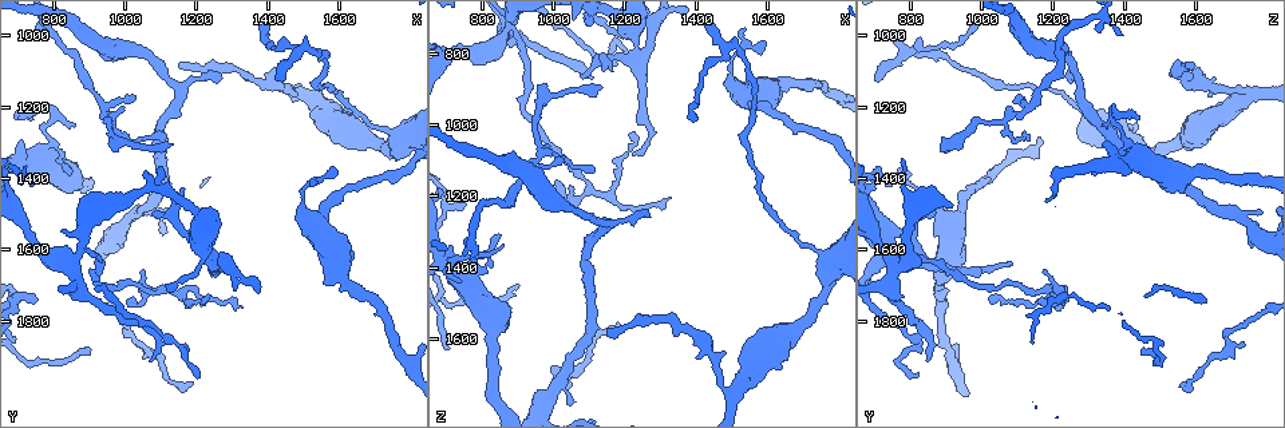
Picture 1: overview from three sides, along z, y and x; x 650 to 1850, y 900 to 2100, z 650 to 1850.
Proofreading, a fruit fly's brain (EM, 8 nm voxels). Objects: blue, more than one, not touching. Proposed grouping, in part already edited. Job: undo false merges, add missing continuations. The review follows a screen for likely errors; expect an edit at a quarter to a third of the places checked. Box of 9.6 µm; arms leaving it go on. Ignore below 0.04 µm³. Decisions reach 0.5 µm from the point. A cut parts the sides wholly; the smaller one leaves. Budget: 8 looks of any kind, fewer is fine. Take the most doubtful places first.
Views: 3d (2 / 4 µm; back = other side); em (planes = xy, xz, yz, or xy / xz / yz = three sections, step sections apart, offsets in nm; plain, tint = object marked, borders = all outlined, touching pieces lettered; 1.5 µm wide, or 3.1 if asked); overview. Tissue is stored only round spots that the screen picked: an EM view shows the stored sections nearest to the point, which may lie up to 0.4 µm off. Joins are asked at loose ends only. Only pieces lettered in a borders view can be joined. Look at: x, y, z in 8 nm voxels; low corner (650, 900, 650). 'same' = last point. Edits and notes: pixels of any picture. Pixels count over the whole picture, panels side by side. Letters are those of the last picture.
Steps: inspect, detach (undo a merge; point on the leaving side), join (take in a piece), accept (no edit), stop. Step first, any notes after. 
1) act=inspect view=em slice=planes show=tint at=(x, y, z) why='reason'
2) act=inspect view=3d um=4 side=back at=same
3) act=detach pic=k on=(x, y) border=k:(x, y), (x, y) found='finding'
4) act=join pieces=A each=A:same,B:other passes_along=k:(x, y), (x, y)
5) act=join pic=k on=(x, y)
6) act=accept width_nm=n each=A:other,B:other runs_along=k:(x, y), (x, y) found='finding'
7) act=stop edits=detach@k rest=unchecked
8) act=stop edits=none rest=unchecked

act=inspect view=3d um=4 at=(1120, 1290, 900) why='an open end'

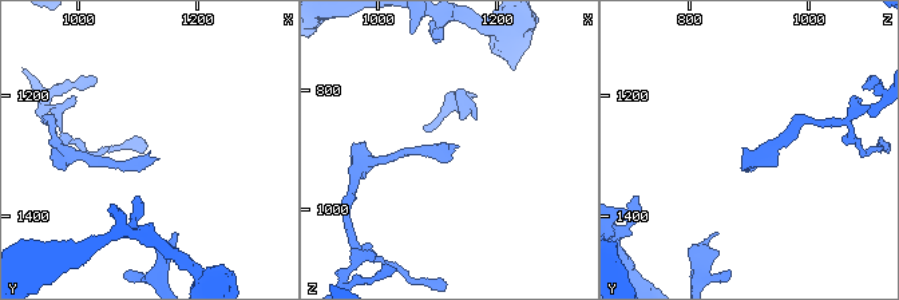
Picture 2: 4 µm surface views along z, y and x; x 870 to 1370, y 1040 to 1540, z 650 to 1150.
act=inspect view=em slice=planes show=borders at=(1125, 1295, 895)

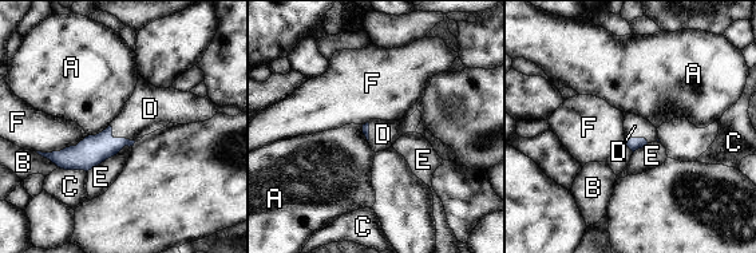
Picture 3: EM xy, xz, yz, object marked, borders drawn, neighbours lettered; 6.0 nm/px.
act=join pieces=D each=A:other,B:other,C:other,D:same,E:other,F:other passes_along=3:(92, 150), (118, 138), (147, 110) found='the neuron continues'

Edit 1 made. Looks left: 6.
act=inspect view=overview

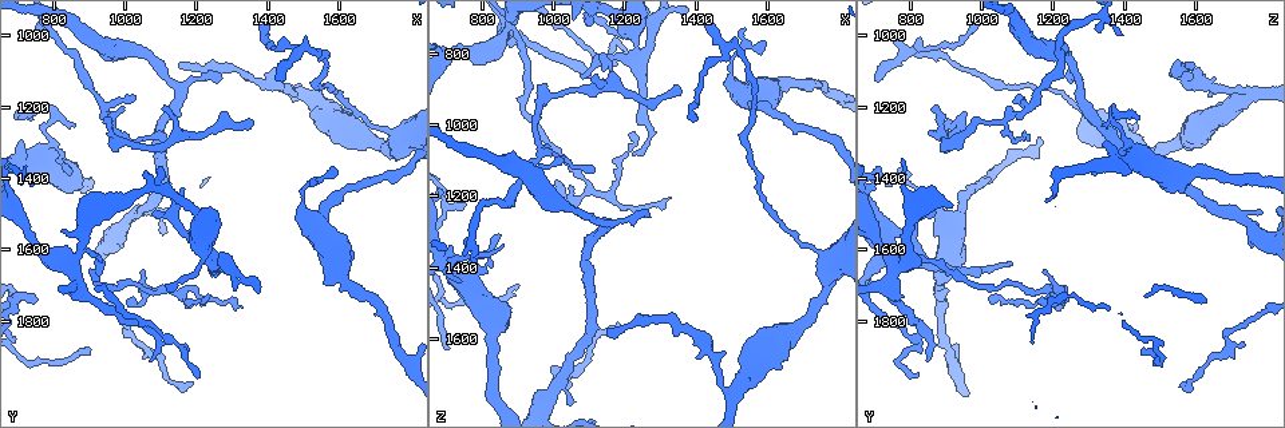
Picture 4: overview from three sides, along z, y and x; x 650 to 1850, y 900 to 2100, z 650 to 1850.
act=inspect view=3d um=4 at=(870, 1600, 740) why='small branch off a trunk'

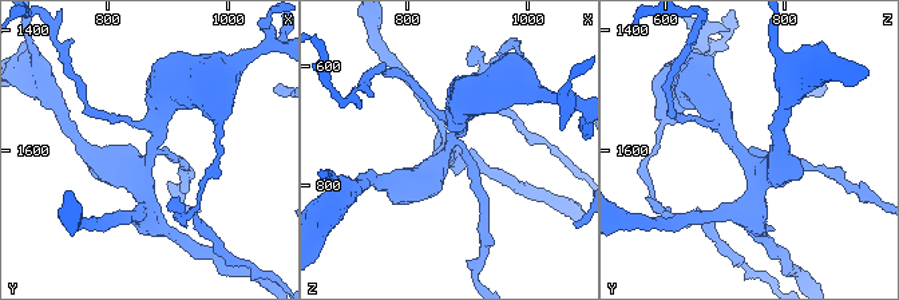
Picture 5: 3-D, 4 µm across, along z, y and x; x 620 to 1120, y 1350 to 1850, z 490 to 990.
act=inspect view=em slice=yz step=8 show=tint at=(880, 1605, 735) arms=4 why='need the tissue'

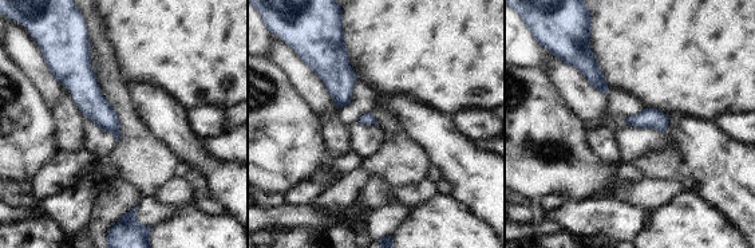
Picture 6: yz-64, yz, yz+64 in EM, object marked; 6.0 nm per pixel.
act=inspect view=em slice=planes show=borders at=same

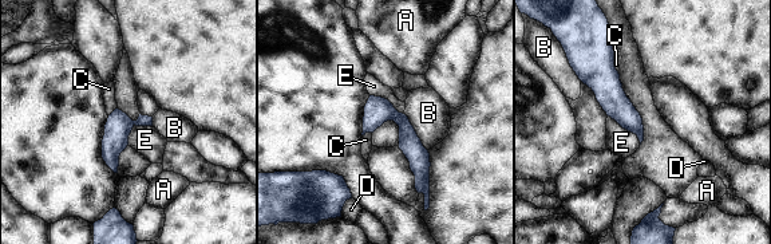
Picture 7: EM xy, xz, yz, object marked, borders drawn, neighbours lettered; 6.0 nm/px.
act=accept width_nm=150 each=A:other,B:other,C:other,D:other,E:other runs_along=7:(372, 99), (404, 126), (426, 191) found='continuous, no second neuron'

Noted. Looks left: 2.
act=inspect view=3d um=4 at=(1340, 1240, 910) why='an open end'

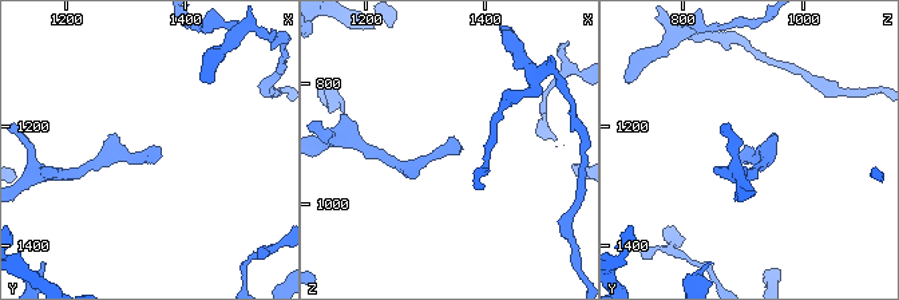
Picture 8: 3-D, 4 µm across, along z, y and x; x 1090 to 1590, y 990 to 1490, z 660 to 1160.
act=inspect view=em slice=xy step=4 show=borders at=(1340, 1230, 905)

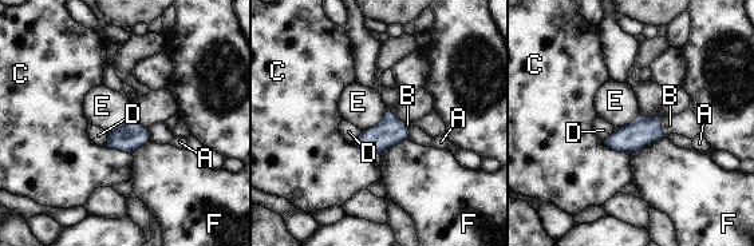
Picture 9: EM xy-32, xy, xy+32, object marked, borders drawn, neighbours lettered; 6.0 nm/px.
act=join pieces=B width_nm=160 each=A:other,B:same,C:other,D:other,E:other,F:other passes_along=9:(640, 133), (660, 127), (687, 123) found='the neuron continues'

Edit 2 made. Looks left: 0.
act=stop edits=join@3,join@9 rest=unchecked

